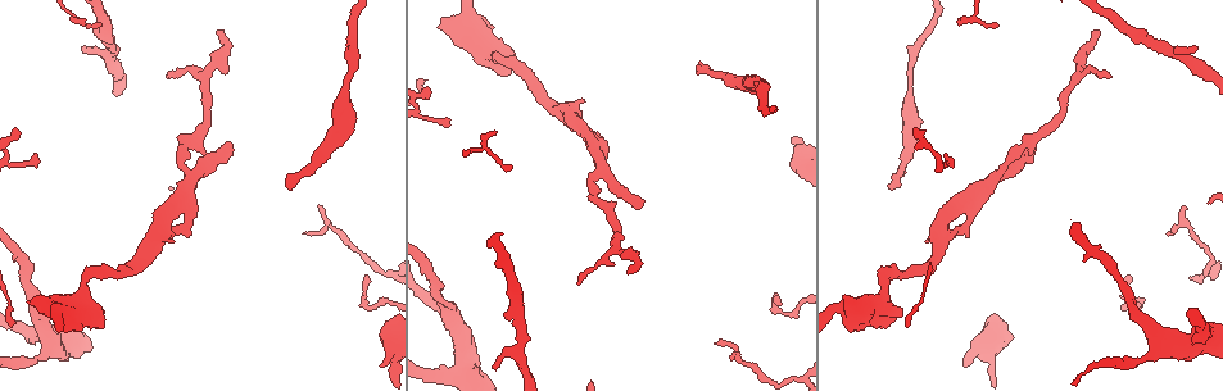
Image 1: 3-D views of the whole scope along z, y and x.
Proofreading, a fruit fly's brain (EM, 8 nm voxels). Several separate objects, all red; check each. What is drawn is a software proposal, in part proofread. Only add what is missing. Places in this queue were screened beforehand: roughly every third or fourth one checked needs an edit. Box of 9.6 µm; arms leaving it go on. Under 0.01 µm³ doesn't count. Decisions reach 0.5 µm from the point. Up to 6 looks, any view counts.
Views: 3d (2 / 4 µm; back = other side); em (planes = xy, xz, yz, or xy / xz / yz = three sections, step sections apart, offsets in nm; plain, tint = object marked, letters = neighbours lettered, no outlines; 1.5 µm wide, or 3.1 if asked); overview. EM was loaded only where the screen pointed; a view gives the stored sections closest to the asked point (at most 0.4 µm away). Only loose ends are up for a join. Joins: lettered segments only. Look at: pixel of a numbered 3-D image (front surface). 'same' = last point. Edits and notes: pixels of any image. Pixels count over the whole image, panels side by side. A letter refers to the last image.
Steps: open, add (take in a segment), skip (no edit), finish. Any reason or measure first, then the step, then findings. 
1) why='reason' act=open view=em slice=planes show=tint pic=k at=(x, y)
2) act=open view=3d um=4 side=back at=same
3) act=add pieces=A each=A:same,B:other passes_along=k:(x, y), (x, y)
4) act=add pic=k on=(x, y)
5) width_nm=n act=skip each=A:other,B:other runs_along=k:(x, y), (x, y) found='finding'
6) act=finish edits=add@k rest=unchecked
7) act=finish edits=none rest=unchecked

why='an open end' act=open view=em slice=xz step=4 show=letters pic=1 at=(438, 26)

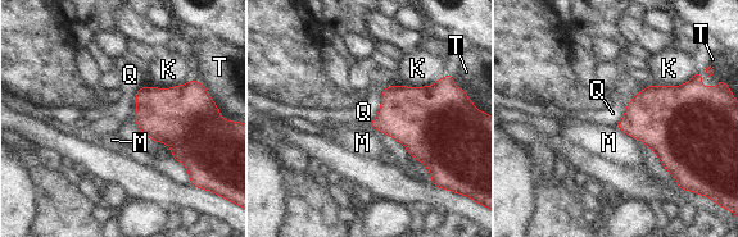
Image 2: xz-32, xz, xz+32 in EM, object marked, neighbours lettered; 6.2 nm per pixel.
longest_contact=K:300nm act=skip each=K:other,M:other,Q:other,T:other border=2:(390, 85), (366, 126) found='no lettered segment goes on from it'

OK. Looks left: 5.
why='an open end' act=open view=3d um=4 pic=1 at=(292, 187)

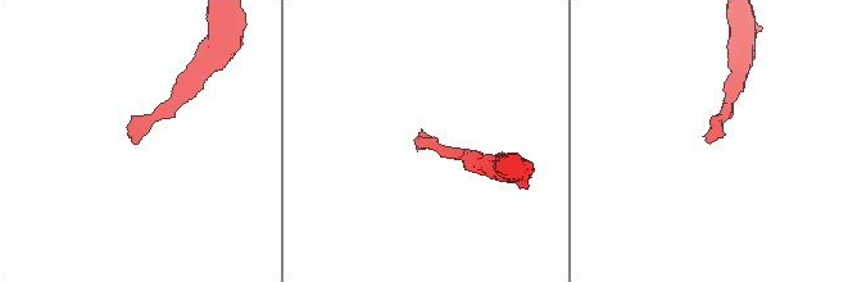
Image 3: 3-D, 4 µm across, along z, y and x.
act=open view=em slice=planes show=letters pic=3 at=(711, 141)

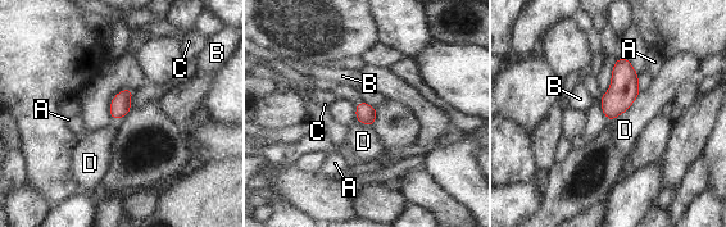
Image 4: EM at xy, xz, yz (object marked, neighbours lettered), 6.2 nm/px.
longest_contact=D:260nm act=skip each=A:other,B:other,C:other,D:other border=4:(640, 92), (633, 104), (611, 122) found='no lettered segment goes on from it'

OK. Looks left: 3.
why='an open end' act=open view=3d um=2 pic=1 at=(383, 367)

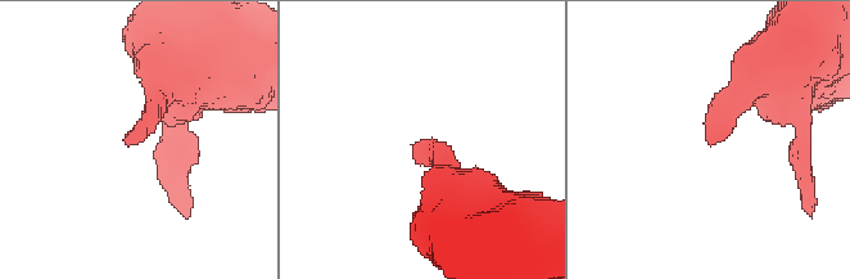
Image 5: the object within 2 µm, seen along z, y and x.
act=open view=em slice=planes show=letters pic=5 at=(709, 144)

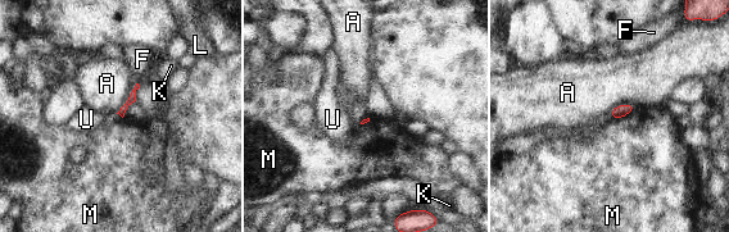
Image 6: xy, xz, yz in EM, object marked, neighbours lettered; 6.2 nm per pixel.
act=skip each=A:other,F:other,K:other,L:other,M:other,U:other border=6:(635, 107), (628, 114), (612, 121) found='no lettered segment goes on from it'

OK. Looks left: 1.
act=finish edits=none rest=unchecked

